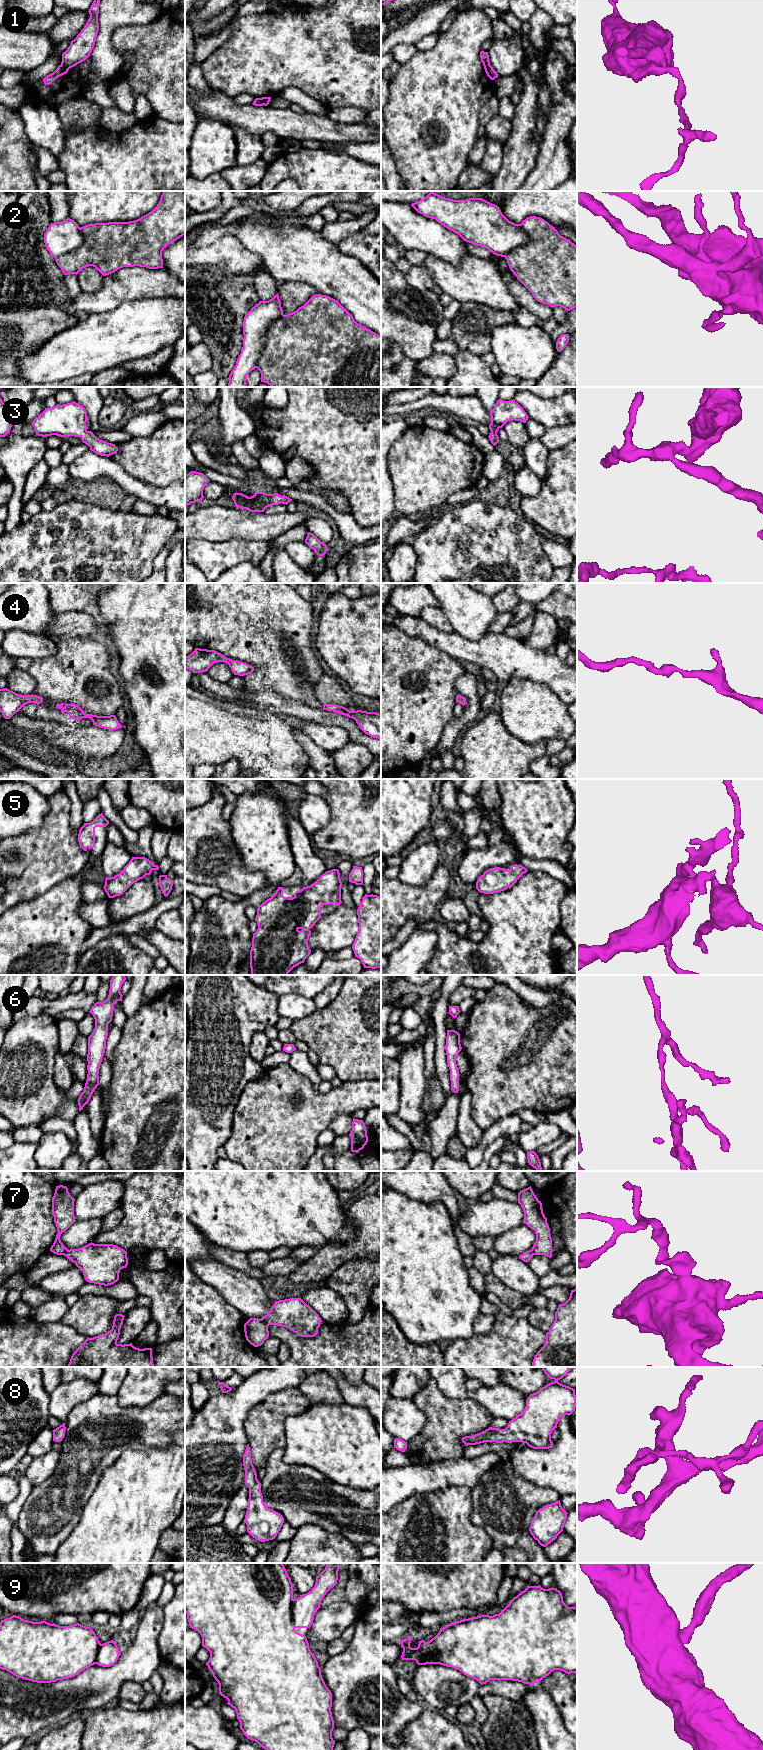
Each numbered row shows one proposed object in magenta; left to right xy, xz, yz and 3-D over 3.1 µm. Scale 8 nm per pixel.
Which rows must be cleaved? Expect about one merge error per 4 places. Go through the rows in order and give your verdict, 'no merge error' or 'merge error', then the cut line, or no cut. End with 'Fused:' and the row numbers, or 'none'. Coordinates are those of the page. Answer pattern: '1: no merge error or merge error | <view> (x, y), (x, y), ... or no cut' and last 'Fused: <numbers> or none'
1: merge error | xy (61, 63), (68, 69)
2: no merge error | no cut
3: no merge error | no cut
4: no merge error | no cut
5: no merge error | no cut
6: no merge error | no cut
7: merge error | xz (259, 1319), (268, 1325)
8: no merge error | no cut
9: no merge error | no cut
Fused: 1, 7

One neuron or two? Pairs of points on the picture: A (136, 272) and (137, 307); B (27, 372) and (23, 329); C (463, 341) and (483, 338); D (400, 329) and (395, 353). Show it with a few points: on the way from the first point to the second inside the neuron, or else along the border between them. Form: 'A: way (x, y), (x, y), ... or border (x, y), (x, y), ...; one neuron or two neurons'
A: border (160, 297), (126, 300), (115, 309); two neurons
B: border (45, 342), (17, 362), (17, 373), (14, 376); two neurons
C: way (468, 338), (478, 338); one neuron
D: border (391, 339), (398, 345), (405, 356), (414, 360); two neurons

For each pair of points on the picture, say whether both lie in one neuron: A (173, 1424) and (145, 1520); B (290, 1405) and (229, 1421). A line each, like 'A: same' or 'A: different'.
A: different
B: different

